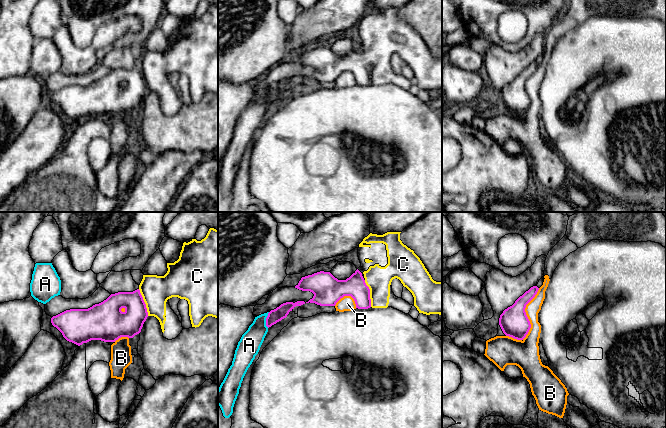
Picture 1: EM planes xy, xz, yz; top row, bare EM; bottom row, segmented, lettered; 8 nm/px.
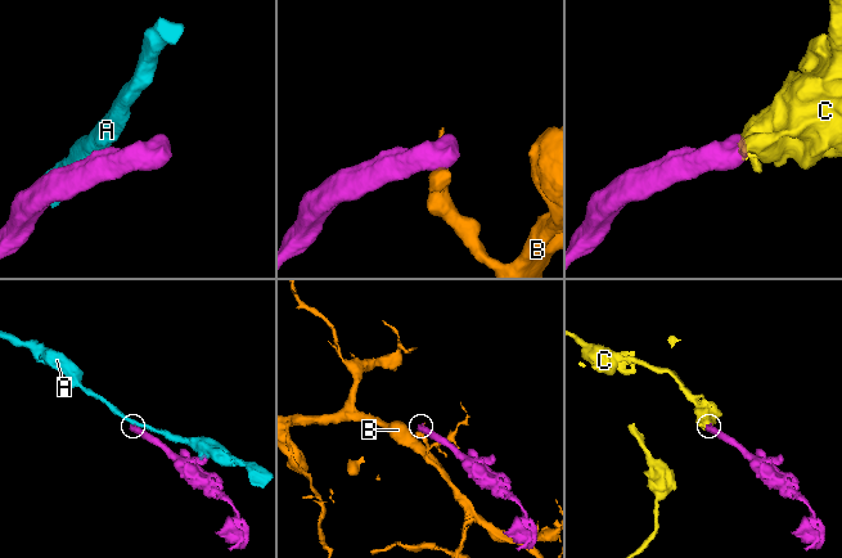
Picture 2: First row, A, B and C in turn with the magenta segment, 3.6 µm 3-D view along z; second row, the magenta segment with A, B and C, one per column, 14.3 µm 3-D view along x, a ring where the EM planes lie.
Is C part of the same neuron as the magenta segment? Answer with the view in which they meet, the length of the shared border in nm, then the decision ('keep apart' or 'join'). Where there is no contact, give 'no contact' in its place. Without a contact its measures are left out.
xy | 240 nm | join

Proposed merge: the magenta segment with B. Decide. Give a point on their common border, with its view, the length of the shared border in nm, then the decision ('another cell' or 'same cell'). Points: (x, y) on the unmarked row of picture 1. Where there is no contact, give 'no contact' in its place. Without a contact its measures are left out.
yz (529, 98) | 480 nm | another cell

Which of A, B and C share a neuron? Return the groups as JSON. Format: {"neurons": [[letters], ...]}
{"neurons": [["A"], ["B"], ["C"]]}

